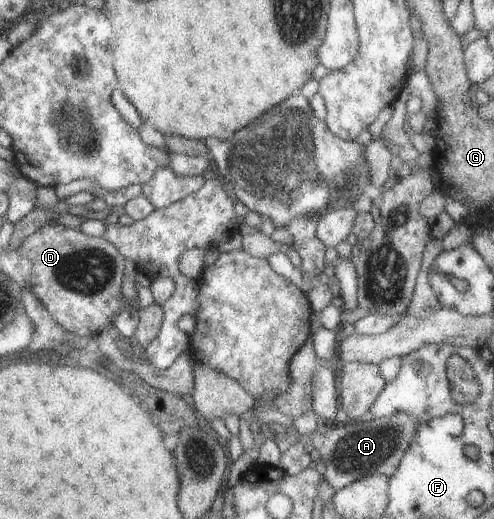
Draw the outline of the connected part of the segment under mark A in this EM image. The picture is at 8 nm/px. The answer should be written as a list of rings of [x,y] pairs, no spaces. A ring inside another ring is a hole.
[[[405,413],[373,419],[352,420],[345,424],[324,424],[323,428],[310,433],[312,450],[316,450],[324,462],[324,481],[334,490],[346,487],[358,478],[376,474],[388,478],[395,472],[405,449],[412,443],[416,433],[416,418]]]

